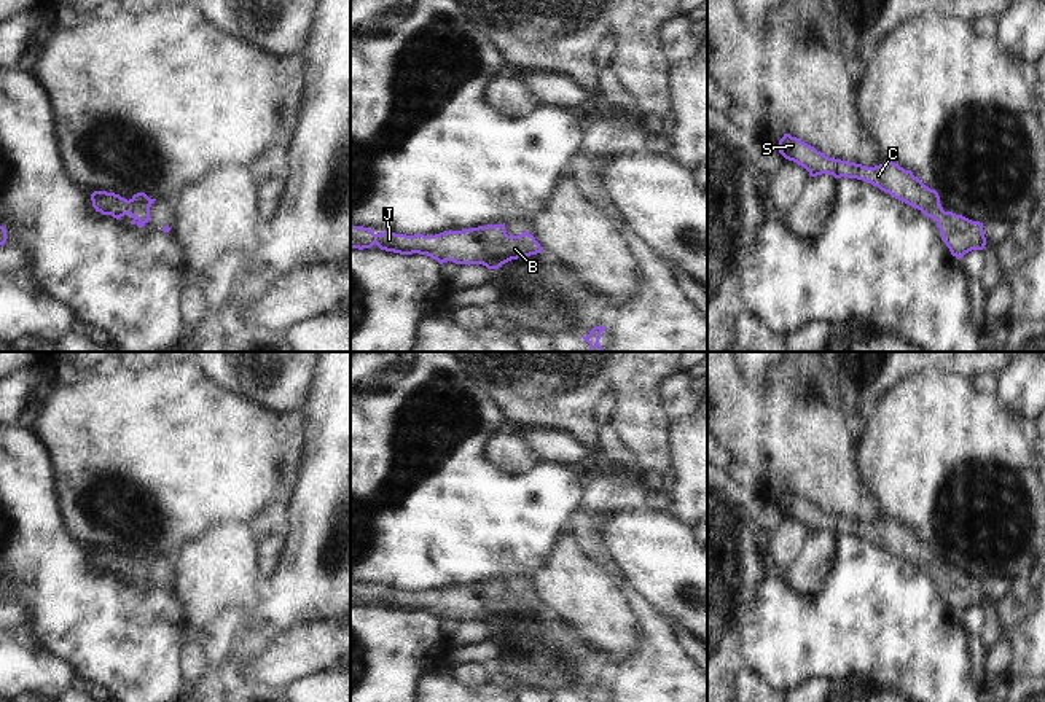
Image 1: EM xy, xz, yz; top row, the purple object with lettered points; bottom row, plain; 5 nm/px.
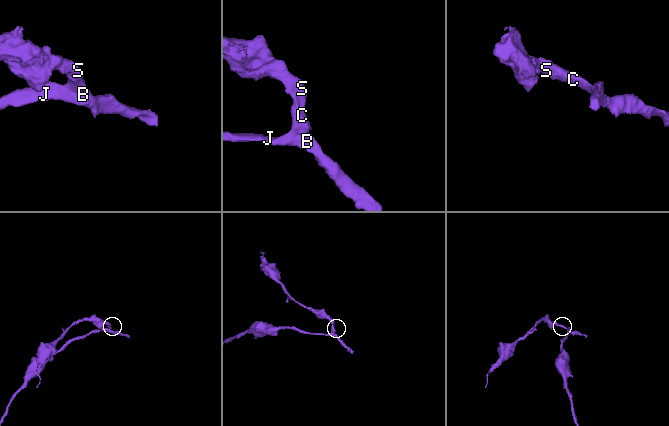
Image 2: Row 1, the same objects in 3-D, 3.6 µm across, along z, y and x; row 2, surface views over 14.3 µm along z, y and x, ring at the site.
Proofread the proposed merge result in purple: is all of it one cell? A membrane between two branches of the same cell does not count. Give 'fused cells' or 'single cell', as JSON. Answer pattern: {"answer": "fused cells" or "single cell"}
{"answer": "single cell"}

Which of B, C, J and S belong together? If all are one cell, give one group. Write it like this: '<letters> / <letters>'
B C J S

